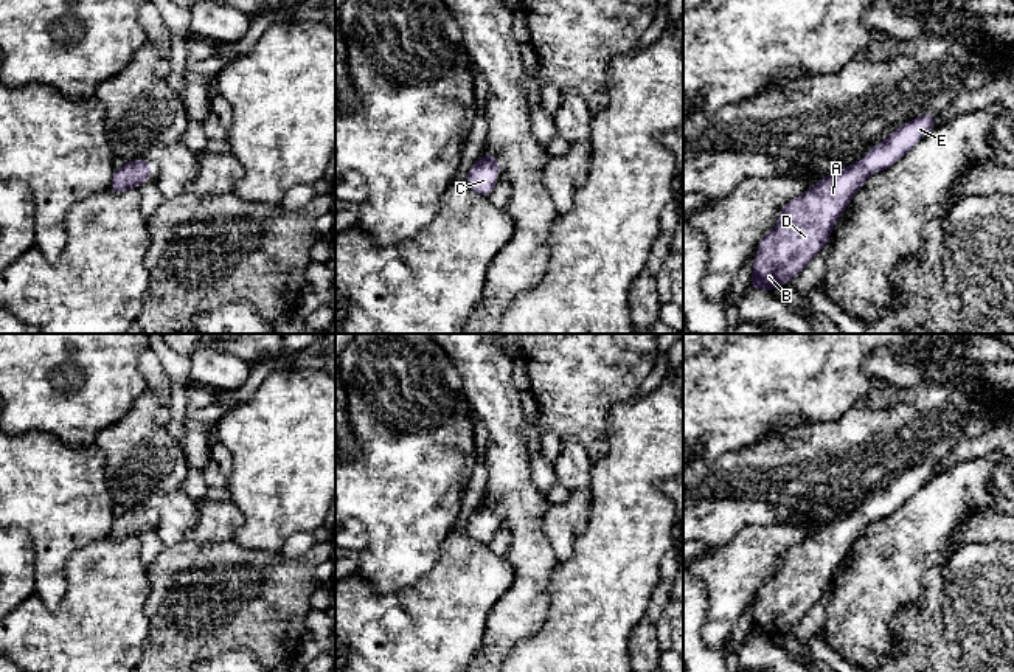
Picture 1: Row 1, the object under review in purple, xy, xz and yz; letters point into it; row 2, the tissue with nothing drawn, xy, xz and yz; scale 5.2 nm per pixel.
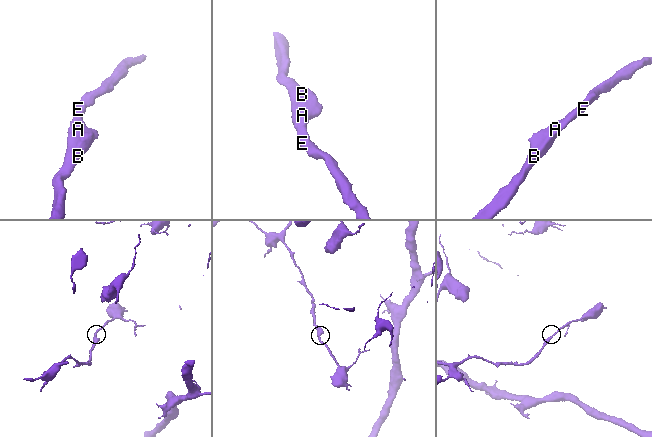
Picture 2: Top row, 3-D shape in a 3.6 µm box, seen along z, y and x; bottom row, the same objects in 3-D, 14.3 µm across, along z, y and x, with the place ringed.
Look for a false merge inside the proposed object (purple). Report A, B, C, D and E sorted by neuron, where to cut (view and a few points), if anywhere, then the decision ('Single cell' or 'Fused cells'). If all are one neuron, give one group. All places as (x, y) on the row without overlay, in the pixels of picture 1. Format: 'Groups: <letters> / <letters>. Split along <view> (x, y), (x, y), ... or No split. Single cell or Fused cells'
Groups: A B C D E. No split. Single cell

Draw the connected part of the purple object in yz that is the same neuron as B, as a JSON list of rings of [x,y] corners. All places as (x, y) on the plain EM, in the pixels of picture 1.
[[[932,459],[904,470],[860,509],[818,526],[806,540],[789,548],[781,556],[775,576],[759,588],[748,635],[776,638],[800,622],[832,584],[835,570],[868,523],[899,509],[933,475]]]

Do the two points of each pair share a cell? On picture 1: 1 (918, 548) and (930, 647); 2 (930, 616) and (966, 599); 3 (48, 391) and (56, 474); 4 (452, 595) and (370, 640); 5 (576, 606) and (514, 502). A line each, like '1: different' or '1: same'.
1: different
2: different
3: different
4: same
5: different

